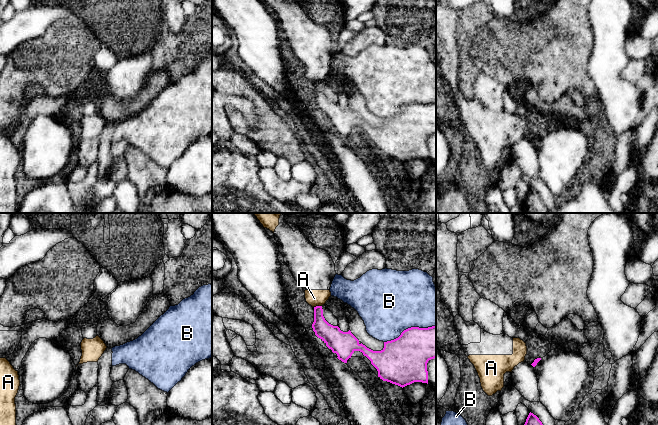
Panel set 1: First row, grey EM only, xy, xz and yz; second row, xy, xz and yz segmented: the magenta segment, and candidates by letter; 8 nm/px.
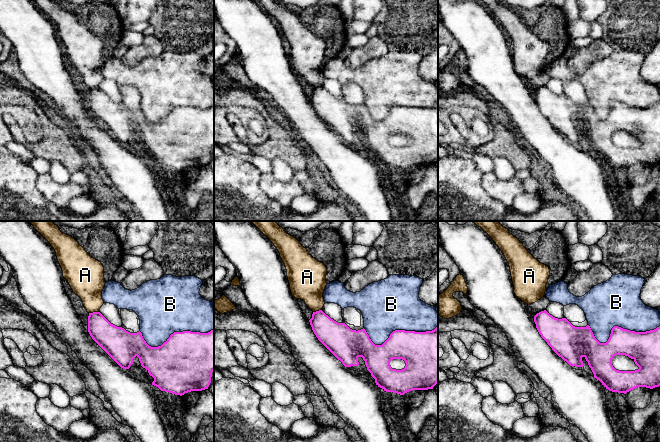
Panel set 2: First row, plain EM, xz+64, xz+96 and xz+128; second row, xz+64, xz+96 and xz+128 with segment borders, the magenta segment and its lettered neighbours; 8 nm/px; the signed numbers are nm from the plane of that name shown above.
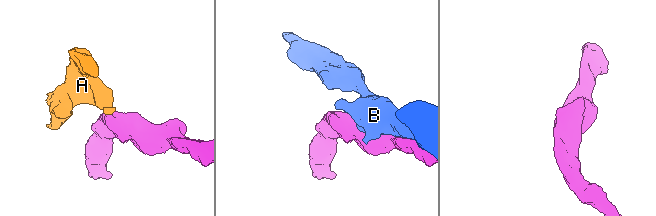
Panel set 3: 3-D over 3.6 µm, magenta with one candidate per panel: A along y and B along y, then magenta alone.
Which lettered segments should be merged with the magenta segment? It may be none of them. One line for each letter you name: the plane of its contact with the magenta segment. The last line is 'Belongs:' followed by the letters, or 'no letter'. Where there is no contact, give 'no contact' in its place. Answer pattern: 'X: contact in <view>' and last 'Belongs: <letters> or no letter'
Belongs: no letter

